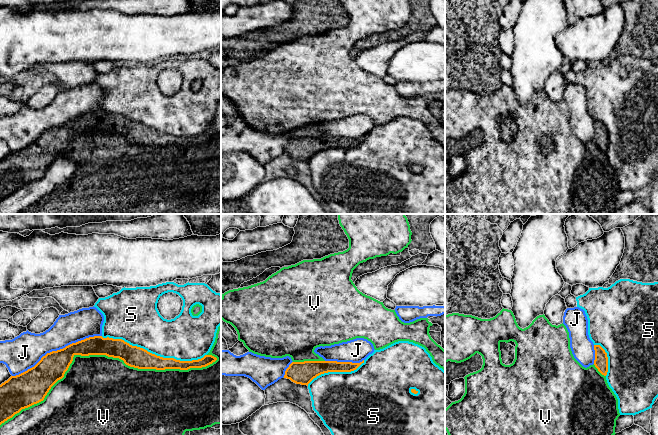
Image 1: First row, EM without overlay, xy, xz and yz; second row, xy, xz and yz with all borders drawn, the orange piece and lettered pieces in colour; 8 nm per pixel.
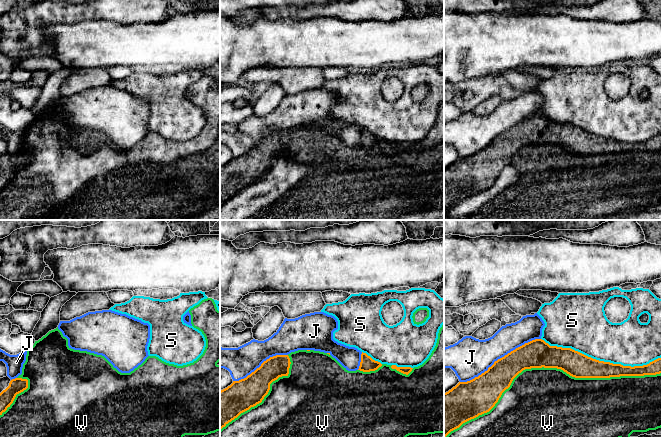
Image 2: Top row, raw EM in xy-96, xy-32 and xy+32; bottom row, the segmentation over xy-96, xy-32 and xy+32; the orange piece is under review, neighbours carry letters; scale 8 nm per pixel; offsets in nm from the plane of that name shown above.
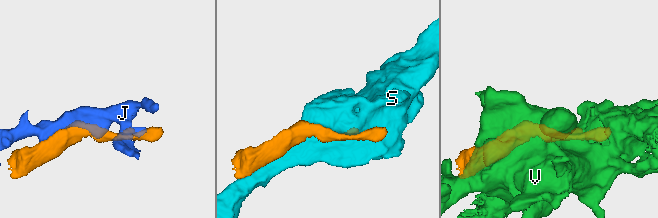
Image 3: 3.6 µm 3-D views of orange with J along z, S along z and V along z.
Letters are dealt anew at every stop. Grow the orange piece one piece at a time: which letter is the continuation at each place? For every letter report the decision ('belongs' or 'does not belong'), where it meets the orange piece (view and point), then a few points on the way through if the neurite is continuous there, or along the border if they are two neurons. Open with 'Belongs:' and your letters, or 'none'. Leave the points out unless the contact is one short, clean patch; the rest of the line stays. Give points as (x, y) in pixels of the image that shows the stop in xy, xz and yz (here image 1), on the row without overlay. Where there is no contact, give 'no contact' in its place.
Belongs: none
J: does not belong | xy (57, 126)
S: does not belong | xy (154, 130)
V: does not belong | xy (102, 130)

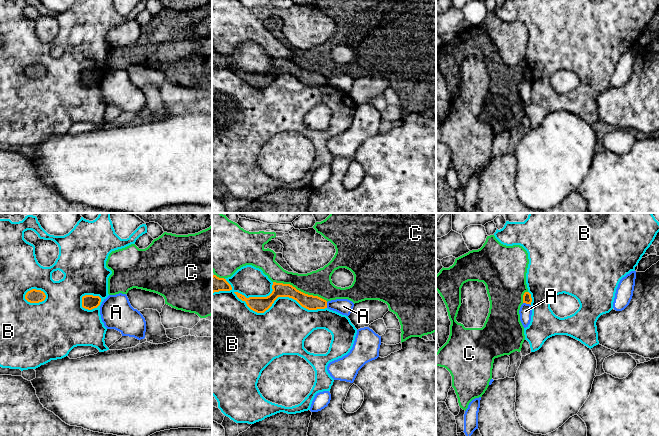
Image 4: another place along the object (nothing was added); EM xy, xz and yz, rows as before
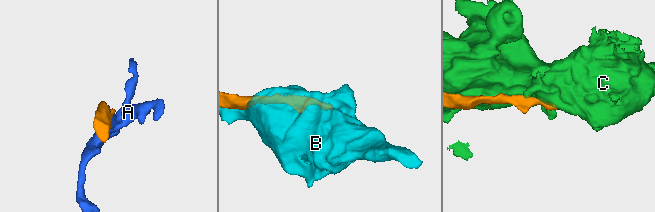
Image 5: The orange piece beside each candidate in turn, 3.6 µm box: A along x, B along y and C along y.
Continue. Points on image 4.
Belongs: none
A: does not belong | yz (527, 79) | along yz (523, 78), (530, 81)
B: does not belong | xz (279, 72)
C: does not belong | xz (300, 67)

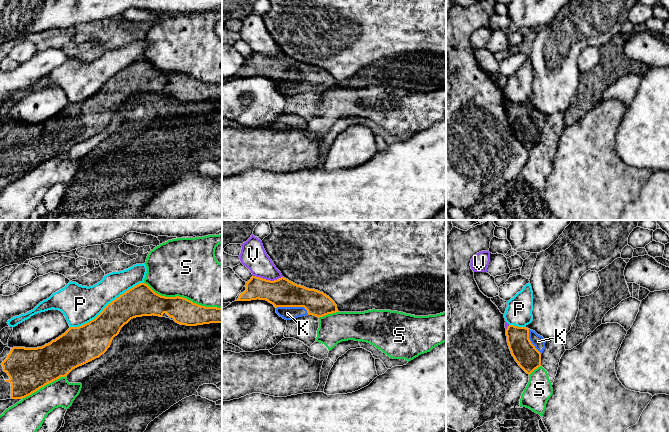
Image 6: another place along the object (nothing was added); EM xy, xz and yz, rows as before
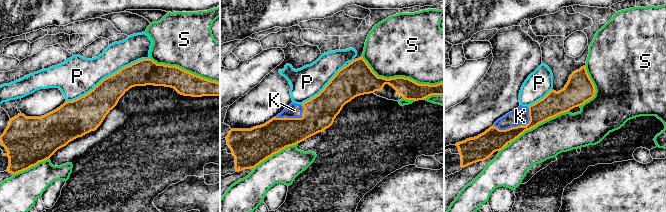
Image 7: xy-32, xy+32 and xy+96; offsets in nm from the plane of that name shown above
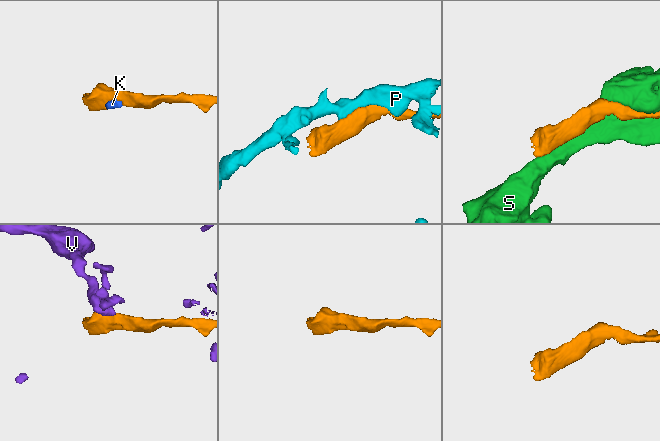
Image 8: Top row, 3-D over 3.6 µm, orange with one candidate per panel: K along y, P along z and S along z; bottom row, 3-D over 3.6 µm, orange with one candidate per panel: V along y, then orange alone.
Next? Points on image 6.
Belongs: K
K: belongs | xz (293, 82) | across xz (281, 69), (293, 82), (287, 89)
P: does not belong | xy (106, 82)
S: does not belong | xy (182, 73)
V: does not belong | xz (268, 56) | along xz (253, 51), (268, 56), (276, 56), (282, 53)

